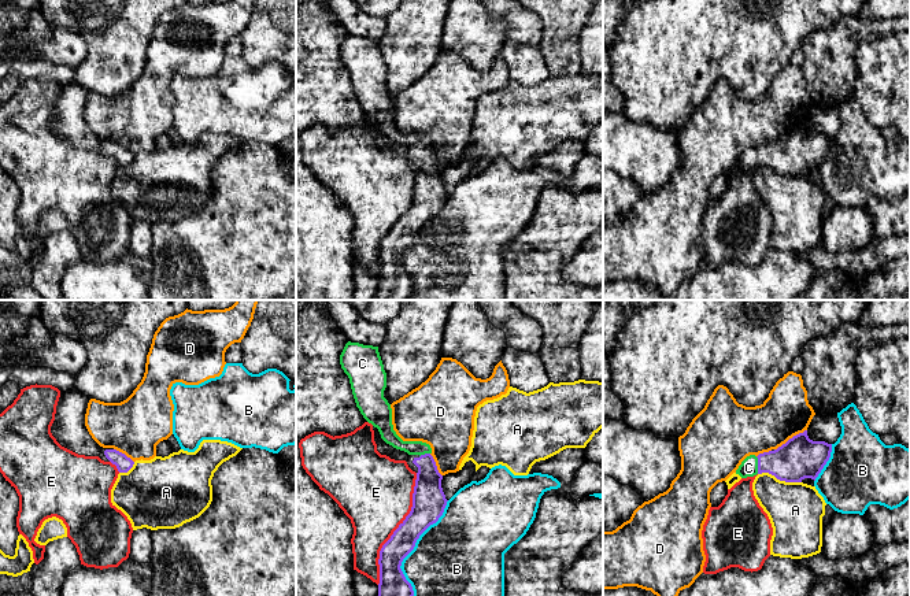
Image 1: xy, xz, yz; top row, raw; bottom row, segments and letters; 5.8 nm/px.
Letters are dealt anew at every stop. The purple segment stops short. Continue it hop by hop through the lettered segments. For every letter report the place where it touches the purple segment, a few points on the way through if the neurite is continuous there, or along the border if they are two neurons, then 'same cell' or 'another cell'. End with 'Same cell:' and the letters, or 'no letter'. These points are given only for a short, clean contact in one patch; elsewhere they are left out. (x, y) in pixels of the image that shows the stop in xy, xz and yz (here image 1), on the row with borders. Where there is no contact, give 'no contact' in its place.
A: meets purple in yz at (780, 480); border along yz (758, 473), (770, 473), (780, 480), (801, 482); another cell
B: meets purple in xz at (414, 545); another cell
C: meets purple in yz at (758, 465); same cell
D: meets purple in yz at (790, 439); border along yz (806, 429), (794, 435), (775, 450); another cell
E: meets purple in xz at (396, 529); another cell
Same cell: C

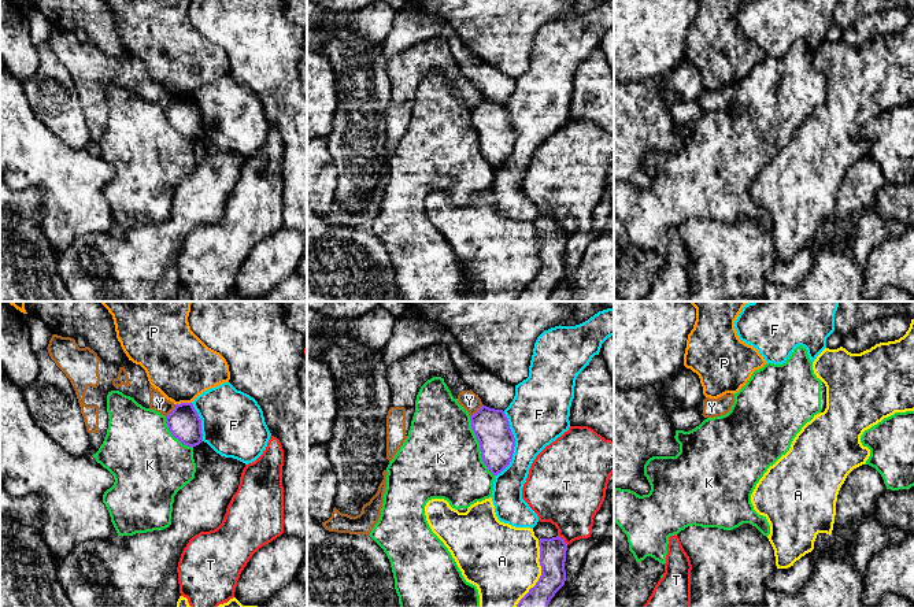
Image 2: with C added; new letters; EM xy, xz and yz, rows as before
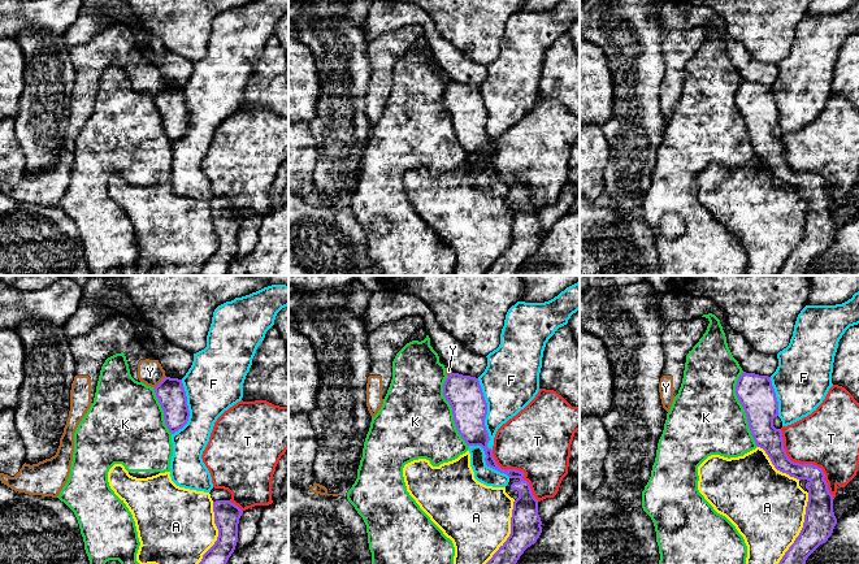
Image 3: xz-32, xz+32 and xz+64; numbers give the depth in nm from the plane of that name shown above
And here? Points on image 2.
A: meets purple in xz at (541, 573); another cell
F: meets purple in xz at (514, 444); another cell
K: meets purple in xz at (480, 447); another cell
P: meets purple in xy at (182, 403); another cell
T: meets purple in xz at (563, 540); border along xz (558, 535), (567, 544); another cell
Y: meets purple in xz at (477, 411); border along xz (483, 404), (470, 417); another cell
Same cell: no letter

